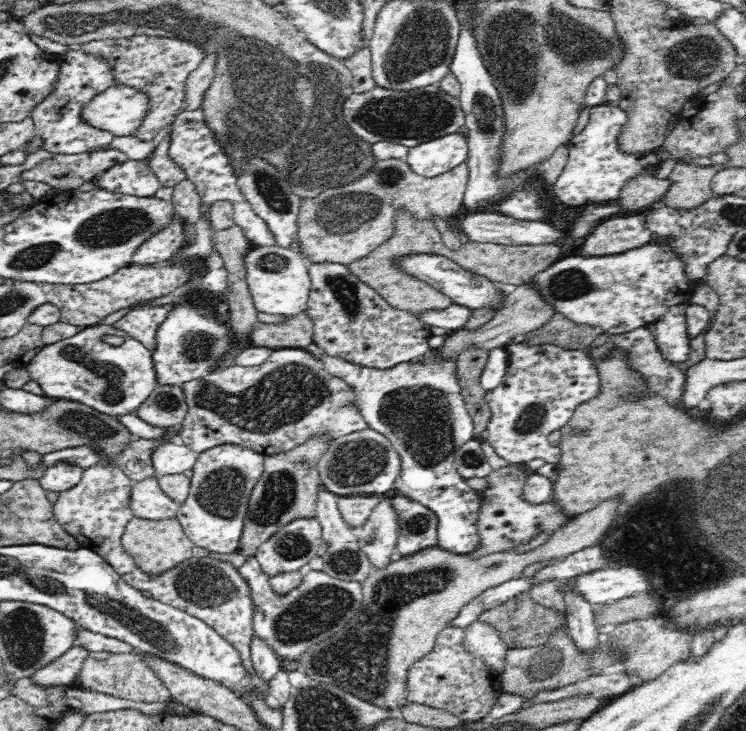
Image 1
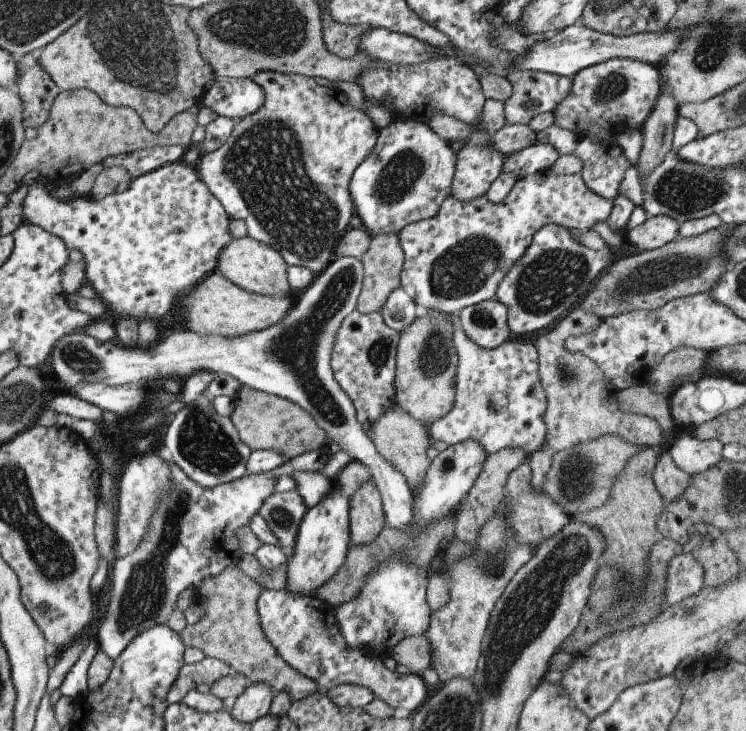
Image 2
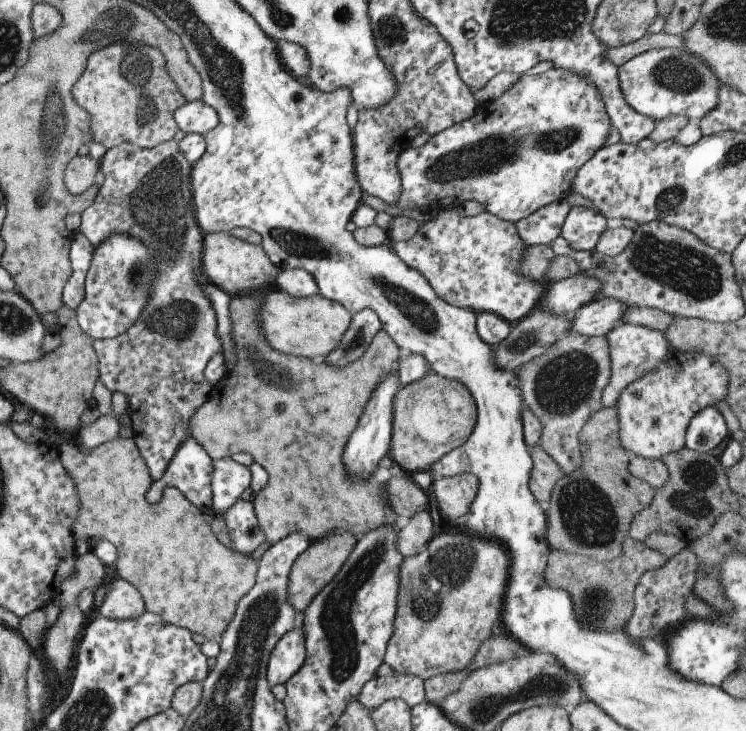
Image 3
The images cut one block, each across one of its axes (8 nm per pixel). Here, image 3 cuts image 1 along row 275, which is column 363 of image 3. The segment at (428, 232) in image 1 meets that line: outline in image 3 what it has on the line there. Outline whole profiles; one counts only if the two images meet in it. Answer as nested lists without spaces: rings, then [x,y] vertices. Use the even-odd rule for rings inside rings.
[[[268,286],[264,290],[258,290],[250,294],[240,294],[232,298],[229,305],[229,318],[231,321],[233,346],[235,347],[235,367],[231,371],[228,371],[224,379],[210,390],[206,402],[202,404],[201,410],[199,412],[195,411],[194,415],[189,419],[189,432],[191,436],[204,448],[204,451],[210,456],[210,459],[214,461],[231,458],[232,455],[237,453],[250,453],[254,457],[254,461],[266,470],[269,477],[268,485],[260,493],[255,495],[253,506],[259,528],[262,530],[264,536],[264,541],[268,544],[277,544],[280,540],[294,534],[302,534],[308,541],[312,541],[310,542],[312,544],[316,541],[326,539],[329,535],[338,531],[351,533],[357,543],[370,532],[376,531],[377,529],[396,527],[397,514],[395,514],[393,506],[389,502],[384,484],[378,484],[374,475],[371,475],[367,479],[353,479],[345,468],[343,453],[378,380],[391,373],[392,370],[396,370],[398,360],[402,356],[402,351],[384,330],[380,330],[380,333],[376,334],[376,337],[372,340],[372,343],[368,346],[363,356],[344,367],[327,365],[321,359],[312,360],[277,352],[269,346],[269,342],[266,341],[265,335],[263,334],[262,324],[260,321],[257,321],[259,313],[263,308],[265,294],[266,292],[270,292],[270,290],[276,290],[276,286]]]

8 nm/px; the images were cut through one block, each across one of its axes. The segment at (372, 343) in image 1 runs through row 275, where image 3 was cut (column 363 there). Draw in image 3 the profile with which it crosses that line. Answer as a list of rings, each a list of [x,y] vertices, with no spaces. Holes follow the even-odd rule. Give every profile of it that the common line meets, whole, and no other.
[[[363,309],[353,316],[339,348],[335,349],[323,362],[334,367],[344,367],[355,362],[363,356],[380,330],[383,330],[383,327],[376,312]]]

